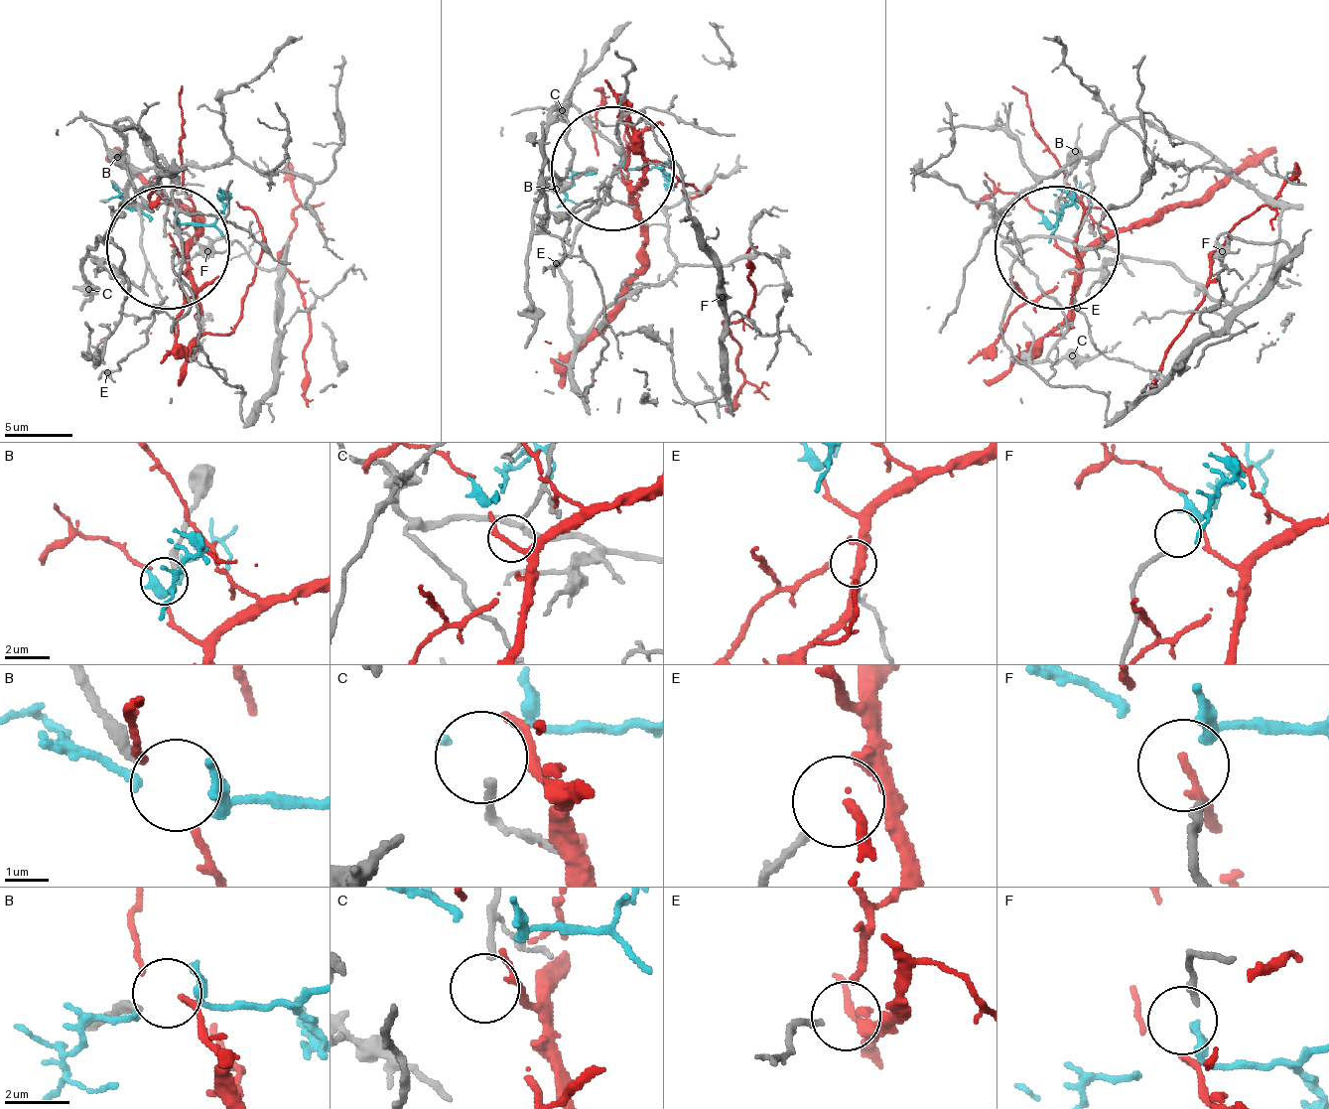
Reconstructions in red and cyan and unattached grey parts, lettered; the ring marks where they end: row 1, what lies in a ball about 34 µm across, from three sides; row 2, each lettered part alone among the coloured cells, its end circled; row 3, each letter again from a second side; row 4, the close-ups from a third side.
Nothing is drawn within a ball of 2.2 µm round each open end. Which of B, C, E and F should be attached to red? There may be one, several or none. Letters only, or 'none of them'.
E

